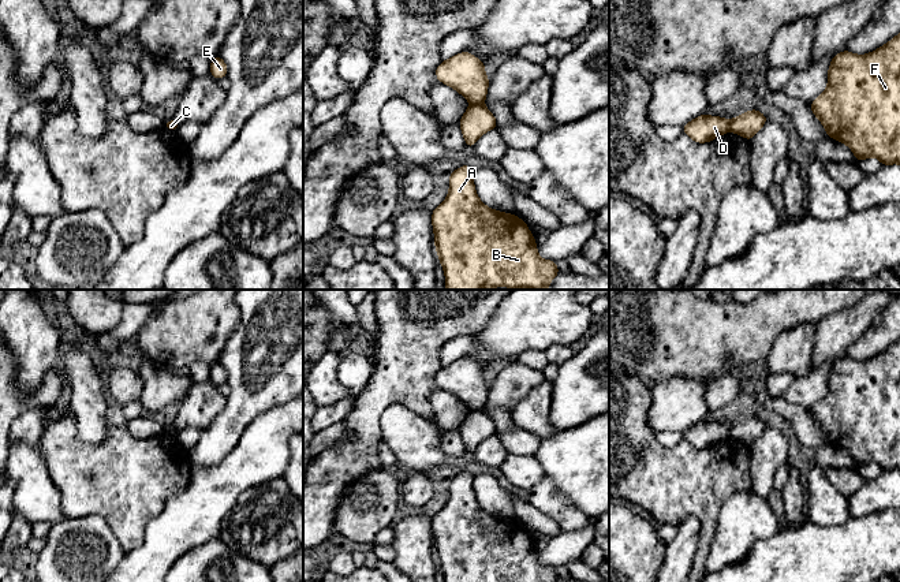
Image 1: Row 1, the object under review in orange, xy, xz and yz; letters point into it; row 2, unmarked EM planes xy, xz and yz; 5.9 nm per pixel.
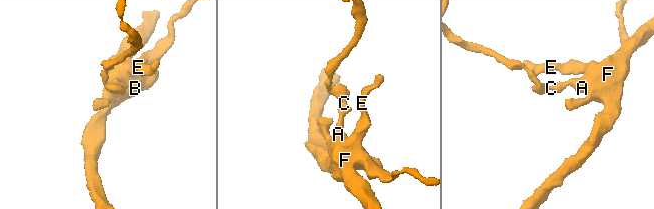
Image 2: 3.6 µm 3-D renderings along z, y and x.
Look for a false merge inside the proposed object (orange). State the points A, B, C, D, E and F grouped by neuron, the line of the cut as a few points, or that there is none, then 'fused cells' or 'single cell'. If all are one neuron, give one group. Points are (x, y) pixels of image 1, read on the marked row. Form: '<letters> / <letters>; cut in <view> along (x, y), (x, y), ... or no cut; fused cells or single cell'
A B C E F / D; cut in xz along (471, 101), (482, 104); fused cells

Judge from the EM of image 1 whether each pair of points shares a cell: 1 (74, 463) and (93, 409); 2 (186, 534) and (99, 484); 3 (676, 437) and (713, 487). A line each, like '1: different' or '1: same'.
1: different
2: different
3: different

